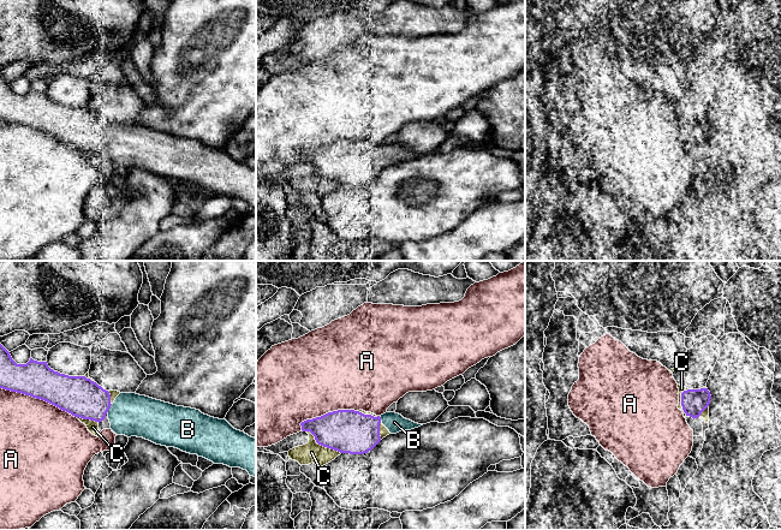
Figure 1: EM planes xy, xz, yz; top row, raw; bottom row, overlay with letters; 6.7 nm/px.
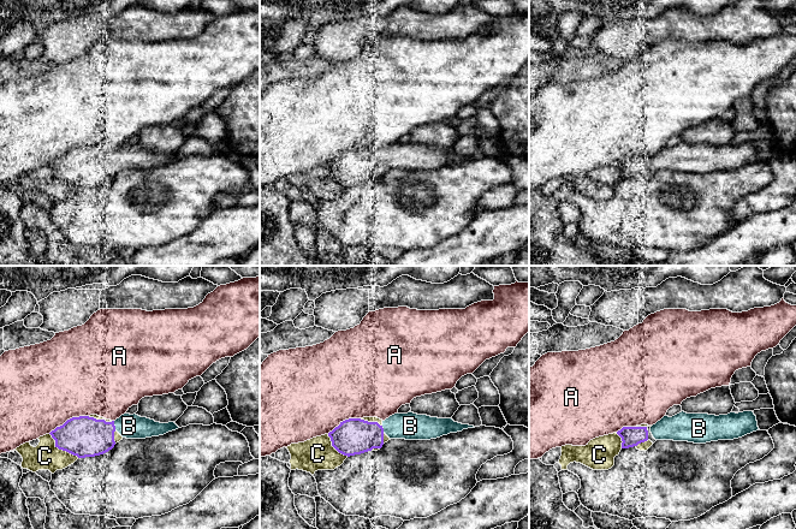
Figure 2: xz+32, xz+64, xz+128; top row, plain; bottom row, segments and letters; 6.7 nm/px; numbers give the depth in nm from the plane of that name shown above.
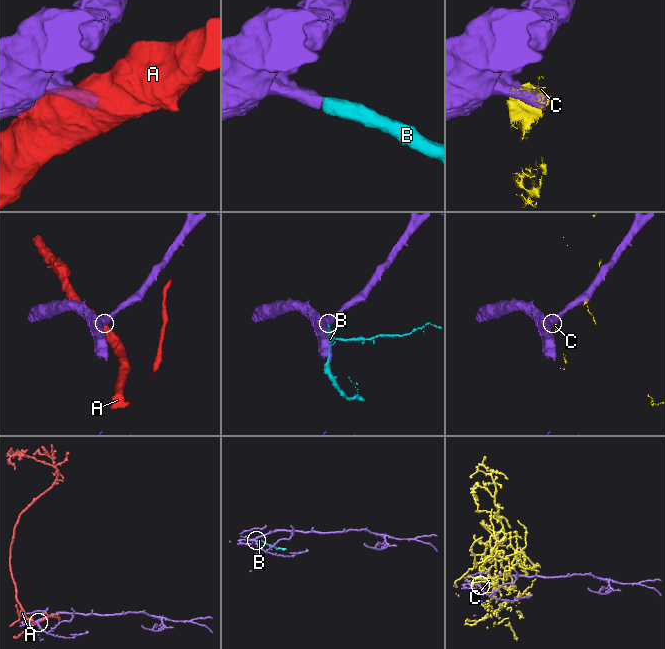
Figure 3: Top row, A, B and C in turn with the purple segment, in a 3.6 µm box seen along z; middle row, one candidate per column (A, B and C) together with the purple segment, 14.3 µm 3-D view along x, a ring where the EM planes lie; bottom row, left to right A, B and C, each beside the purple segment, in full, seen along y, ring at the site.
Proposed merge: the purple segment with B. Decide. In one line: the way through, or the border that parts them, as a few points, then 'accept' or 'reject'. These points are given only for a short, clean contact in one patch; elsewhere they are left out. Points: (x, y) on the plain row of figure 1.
accept

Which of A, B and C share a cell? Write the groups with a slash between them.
A / B / C

